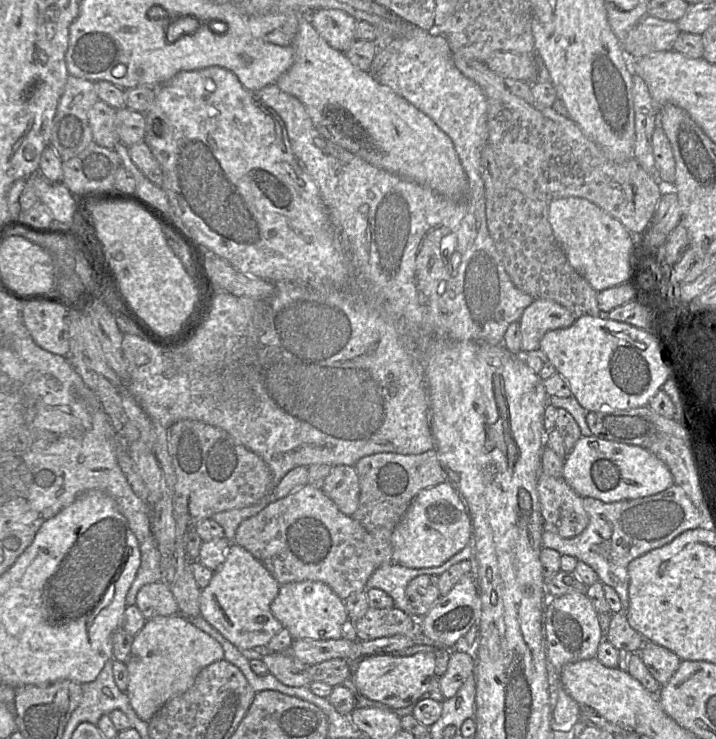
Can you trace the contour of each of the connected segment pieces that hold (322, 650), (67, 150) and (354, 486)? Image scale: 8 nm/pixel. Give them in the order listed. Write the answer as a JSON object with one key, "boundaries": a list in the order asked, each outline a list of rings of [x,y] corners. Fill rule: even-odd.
{"boundaries":[[[[343,638],[332,640],[293,640],[290,652],[307,665],[331,659],[347,659],[355,642]]],[[[72,75],[68,76],[57,106],[50,136],[50,145],[55,149],[62,162],[76,157],[93,142],[88,117],[90,108],[98,100],[94,82]]],[[[347,465],[332,467],[321,490],[343,514],[352,516],[358,507],[360,496],[355,467]]]]}

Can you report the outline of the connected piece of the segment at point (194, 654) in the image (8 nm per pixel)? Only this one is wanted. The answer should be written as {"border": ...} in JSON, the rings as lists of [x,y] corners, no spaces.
{"border":[[[181,614],[147,620],[133,637],[129,659],[124,663],[128,671],[126,694],[132,708],[141,720],[149,722],[169,699],[192,687],[203,668],[223,658],[222,646]]]}

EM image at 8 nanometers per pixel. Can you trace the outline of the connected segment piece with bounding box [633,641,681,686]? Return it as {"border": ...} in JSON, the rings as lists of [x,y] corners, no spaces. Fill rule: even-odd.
{"border":[[[645,641],[645,645],[633,653],[640,655],[650,674],[661,686],[668,683],[681,662],[675,653],[651,641]]]}

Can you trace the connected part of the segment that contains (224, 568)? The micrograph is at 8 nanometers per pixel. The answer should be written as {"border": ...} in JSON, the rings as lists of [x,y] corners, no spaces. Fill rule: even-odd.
{"border":[[[231,543],[226,552],[226,559],[213,572],[209,584],[201,590],[200,615],[239,650],[266,649],[269,641],[284,628],[270,610],[270,605],[277,596],[279,588],[280,584],[261,562],[245,548]]]}

